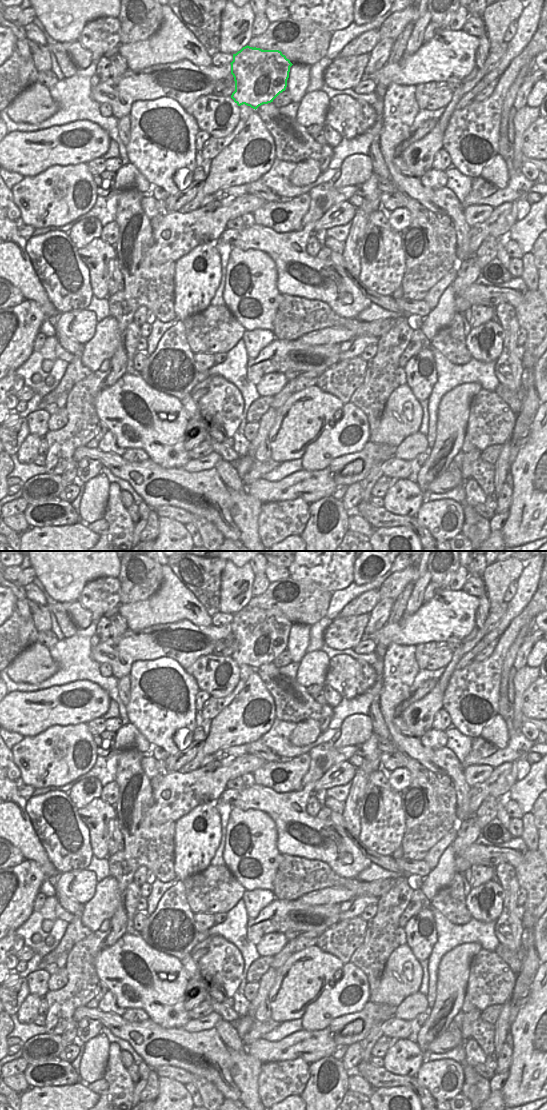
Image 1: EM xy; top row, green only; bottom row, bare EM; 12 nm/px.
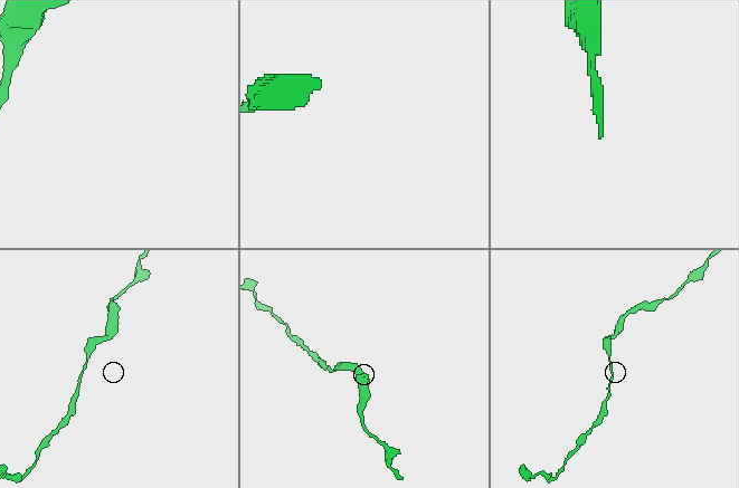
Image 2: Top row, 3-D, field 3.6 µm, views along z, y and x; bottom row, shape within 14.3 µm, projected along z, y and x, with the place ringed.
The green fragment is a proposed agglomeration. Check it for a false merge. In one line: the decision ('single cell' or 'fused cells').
single cell

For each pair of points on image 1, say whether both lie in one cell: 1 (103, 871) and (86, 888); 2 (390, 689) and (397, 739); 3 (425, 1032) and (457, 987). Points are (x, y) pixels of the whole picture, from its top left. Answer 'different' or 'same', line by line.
1: different
2: same
3: same

